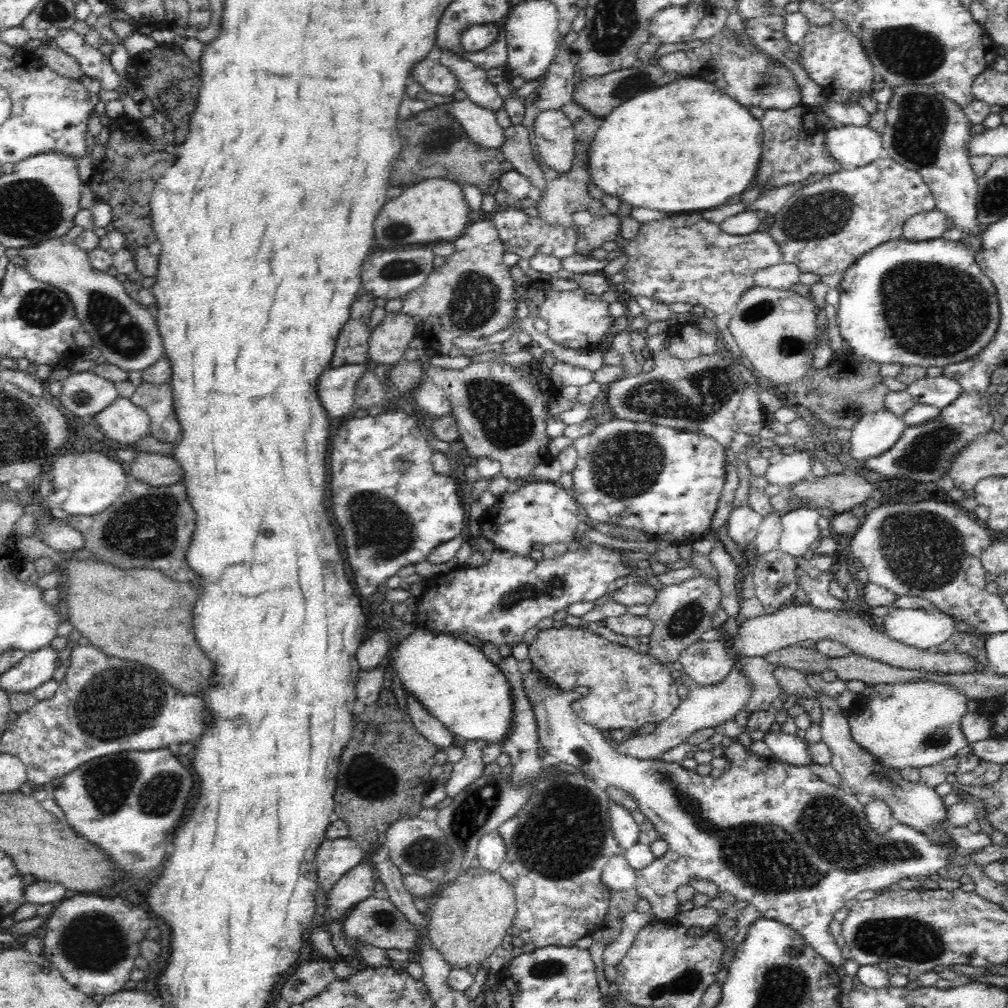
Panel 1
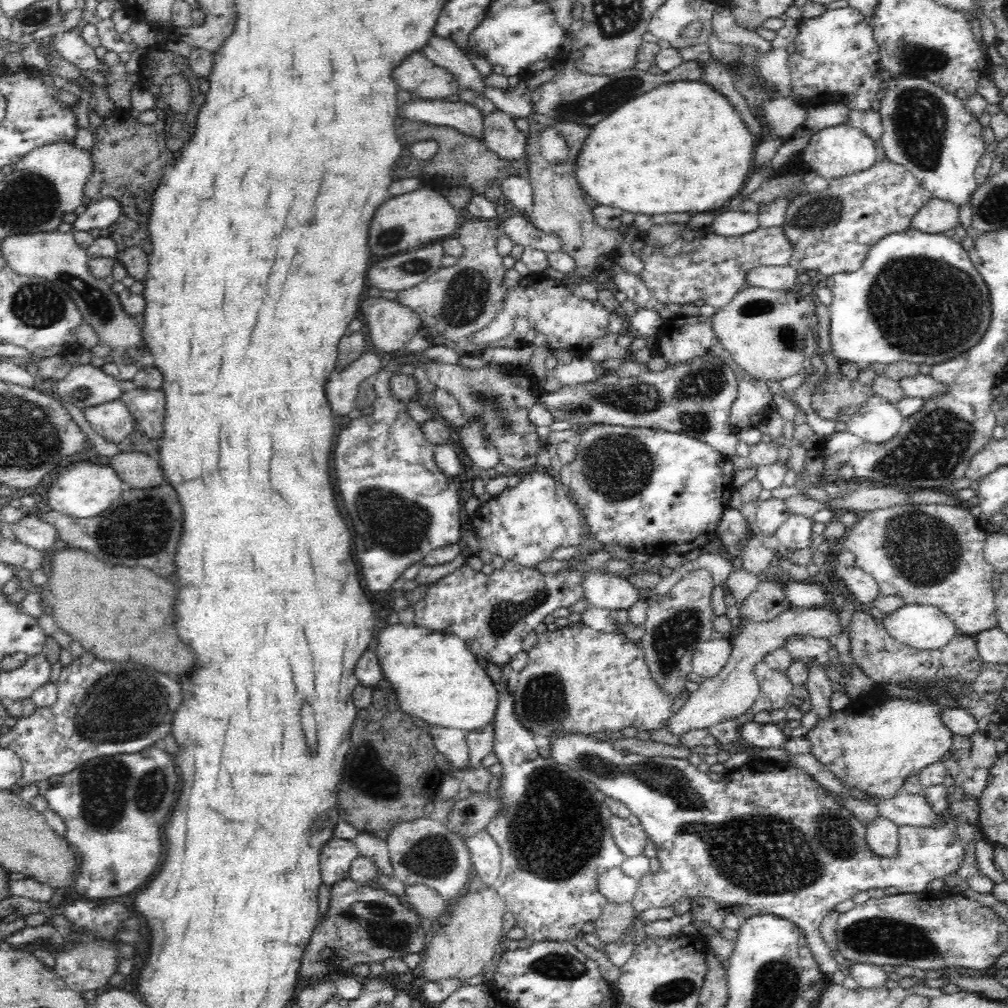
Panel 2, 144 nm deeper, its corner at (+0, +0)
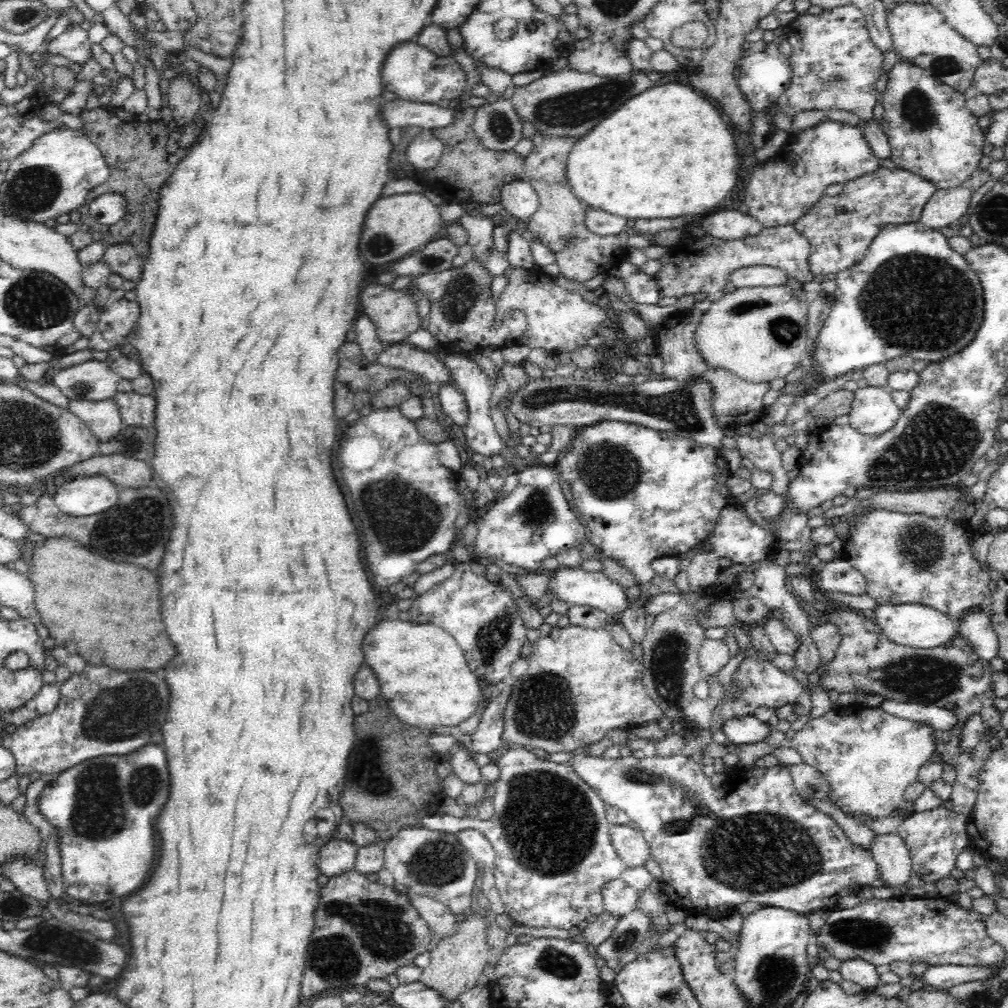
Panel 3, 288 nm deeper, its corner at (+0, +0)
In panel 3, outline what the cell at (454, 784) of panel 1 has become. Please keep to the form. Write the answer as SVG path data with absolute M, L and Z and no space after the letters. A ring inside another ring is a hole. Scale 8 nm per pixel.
M512 682L500 684L500 696L494 698L482 712L480 724L472 734L472 750L476 754L492 754L502 748L502 732L504 732L504 710L512 696Z

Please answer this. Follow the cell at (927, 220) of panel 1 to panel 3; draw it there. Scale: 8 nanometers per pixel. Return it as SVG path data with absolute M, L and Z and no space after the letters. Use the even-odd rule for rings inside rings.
M958 186L954 190L938 190L920 214L920 222L932 230L942 230L958 222L970 208L974 190L970 186Z

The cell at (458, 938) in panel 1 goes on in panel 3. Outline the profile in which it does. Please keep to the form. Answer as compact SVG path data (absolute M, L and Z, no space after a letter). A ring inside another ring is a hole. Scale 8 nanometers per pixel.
M470 914L466 920L458 922L456 932L444 940L438 942L438 946L432 952L430 964L424 968L420 984L428 986L430 990L436 990L438 996L442 996L448 1004L454 1004L460 1000L460 994L464 994L470 988L478 988L478 978L482 976L484 968L488 966L490 950L488 950L488 926L490 922L484 920L482 914Z

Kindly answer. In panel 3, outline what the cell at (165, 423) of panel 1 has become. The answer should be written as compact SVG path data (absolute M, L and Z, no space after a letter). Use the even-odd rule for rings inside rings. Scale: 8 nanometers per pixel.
M126 392L126 394L116 394L112 398L118 402L122 410L122 420L124 426L142 426L144 430L154 428L156 422L156 410L158 410L158 400L150 394L138 394L138 392Z

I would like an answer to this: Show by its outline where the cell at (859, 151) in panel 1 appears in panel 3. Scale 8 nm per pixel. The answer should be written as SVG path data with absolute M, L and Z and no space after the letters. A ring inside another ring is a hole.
M824 120L812 128L806 128L802 132L790 134L784 148L778 152L778 156L772 156L766 164L760 164L758 170L752 174L750 184L746 188L746 206L750 208L750 216L754 216L758 222L762 222L766 228L774 226L794 226L794 222L810 210L824 194L824 190L830 184L844 184L858 176L864 176L868 172L874 172L880 168L880 158L874 156L874 150L870 148L866 136L862 134L862 128L858 126L844 126L834 120Z

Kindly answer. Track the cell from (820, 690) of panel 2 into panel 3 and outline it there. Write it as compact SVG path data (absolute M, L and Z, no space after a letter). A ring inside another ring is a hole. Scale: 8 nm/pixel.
M764 556L762 560L758 560L756 564L758 564L758 568L754 570L754 578L756 578L756 580L754 580L754 586L752 586L746 594L748 594L750 598L758 598L768 610L774 610L774 614L780 616L780 620L786 624L786 628L798 636L800 646L798 646L798 650L796 650L796 654L794 654L798 668L800 668L806 676L812 674L812 672L818 672L818 666L820 666L820 660L822 660L822 658L820 658L820 652L818 652L816 644L814 644L812 638L810 638L810 632L814 630L814 620L812 620L810 614L804 610L804 606L800 604L800 600L786 588L786 582L788 582L788 576L786 576L786 572L784 572L786 566L774 564L774 558L768 558L768 556Z

